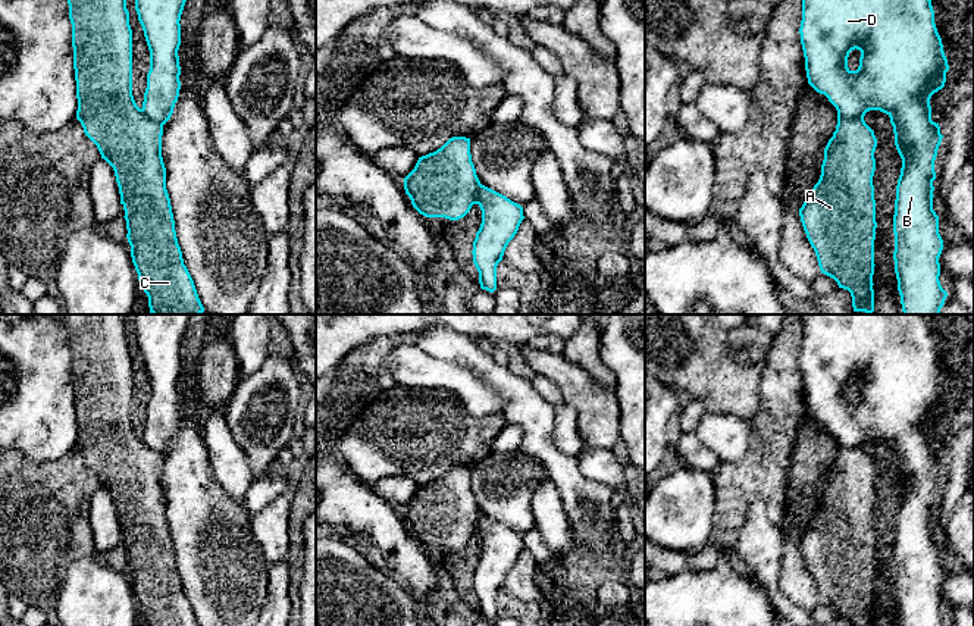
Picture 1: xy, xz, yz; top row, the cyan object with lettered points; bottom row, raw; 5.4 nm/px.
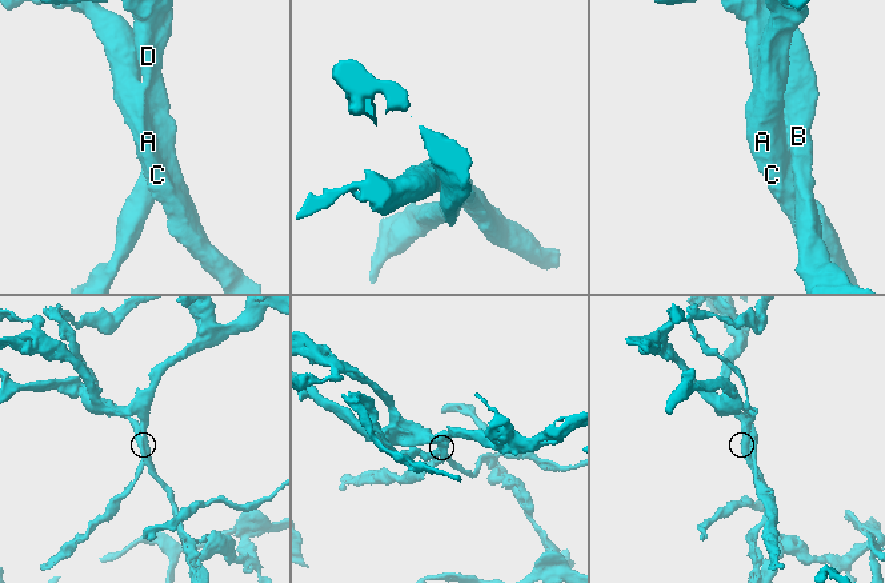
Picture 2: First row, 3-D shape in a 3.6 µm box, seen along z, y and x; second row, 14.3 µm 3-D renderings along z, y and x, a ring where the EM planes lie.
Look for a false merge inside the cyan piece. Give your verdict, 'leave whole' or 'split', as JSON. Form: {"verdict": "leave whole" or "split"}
{"verdict": "split"}

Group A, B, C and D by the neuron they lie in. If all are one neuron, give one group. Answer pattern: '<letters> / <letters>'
A C / B D

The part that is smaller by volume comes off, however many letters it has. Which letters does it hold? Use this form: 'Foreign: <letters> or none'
Foreign: A, C

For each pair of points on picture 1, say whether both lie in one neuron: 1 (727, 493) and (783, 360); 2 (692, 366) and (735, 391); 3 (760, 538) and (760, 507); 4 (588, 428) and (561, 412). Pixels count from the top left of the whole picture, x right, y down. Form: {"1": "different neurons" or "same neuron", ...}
{"1": "same neuron", "2": "same neuron", "3": "same neuron", "4": "different neurons"}

